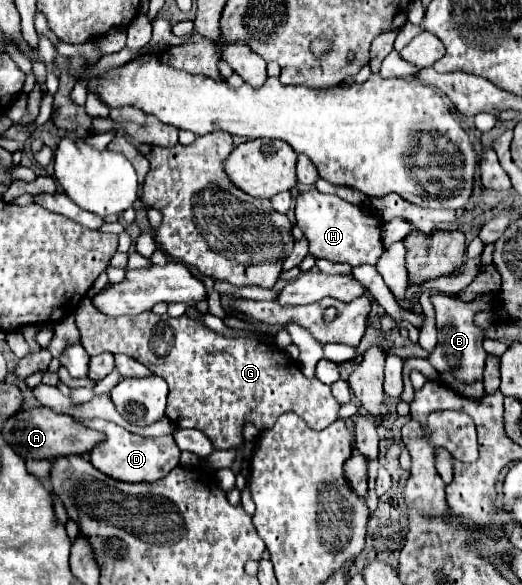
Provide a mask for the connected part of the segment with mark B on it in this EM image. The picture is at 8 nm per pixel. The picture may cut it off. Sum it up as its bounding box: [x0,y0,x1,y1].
[427,295,491,383]

